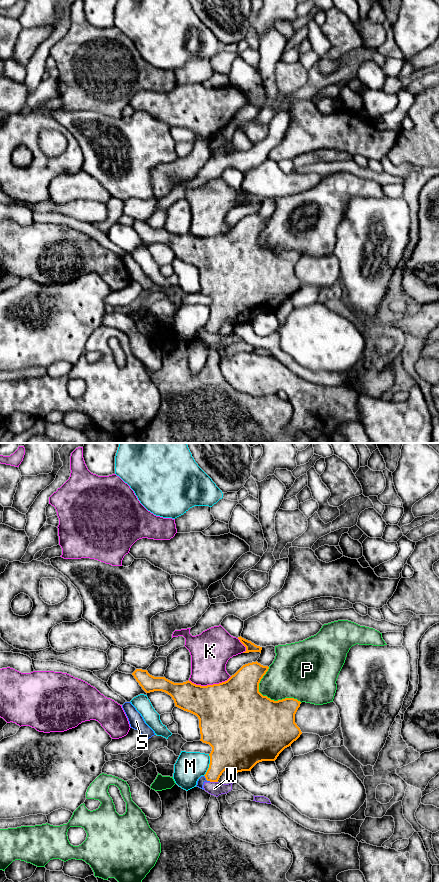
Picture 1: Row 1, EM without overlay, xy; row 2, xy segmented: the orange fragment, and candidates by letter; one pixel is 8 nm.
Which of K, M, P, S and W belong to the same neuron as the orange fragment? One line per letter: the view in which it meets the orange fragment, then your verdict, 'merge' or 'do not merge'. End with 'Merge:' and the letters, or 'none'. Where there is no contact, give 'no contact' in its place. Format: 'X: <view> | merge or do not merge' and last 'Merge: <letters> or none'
K: xy | do not merge
M: xy | do not merge
P: xy | do not merge
S: xy | do not merge
W: xy | do not merge
Merge: none

